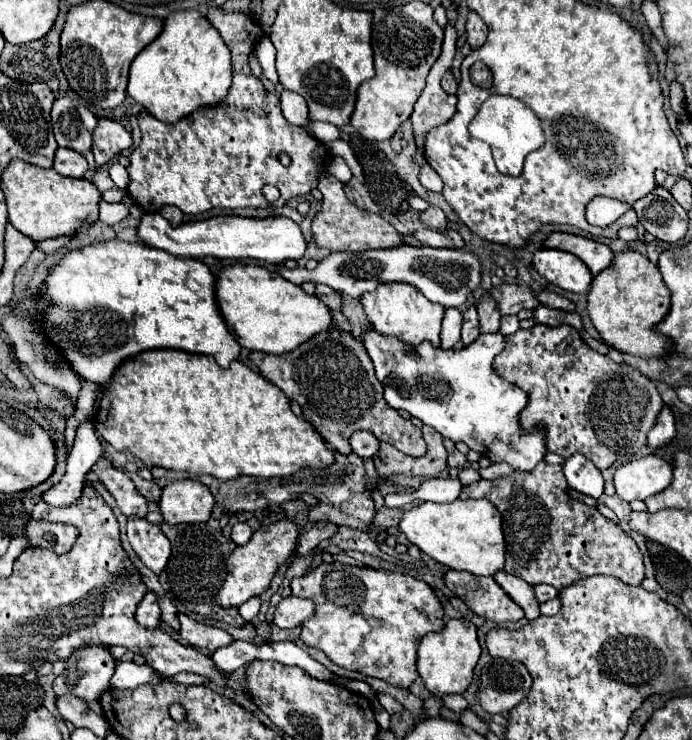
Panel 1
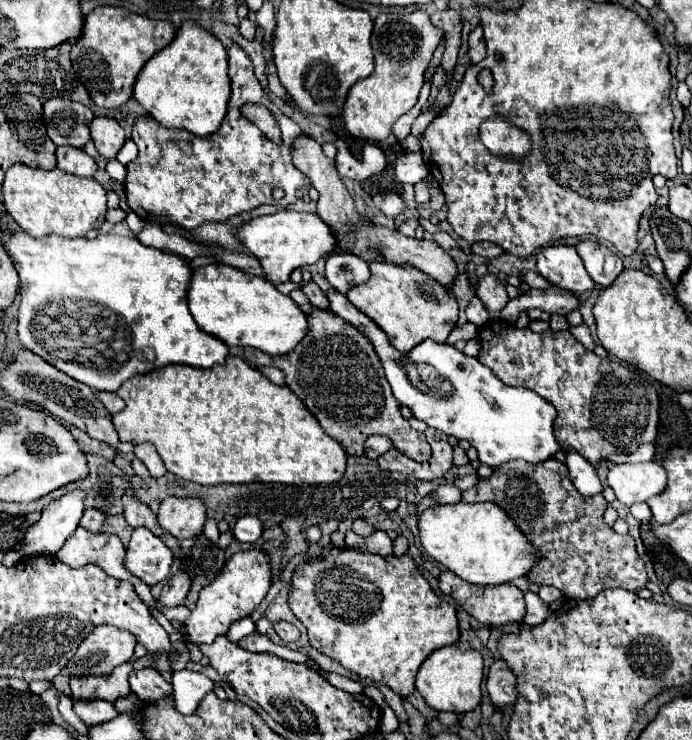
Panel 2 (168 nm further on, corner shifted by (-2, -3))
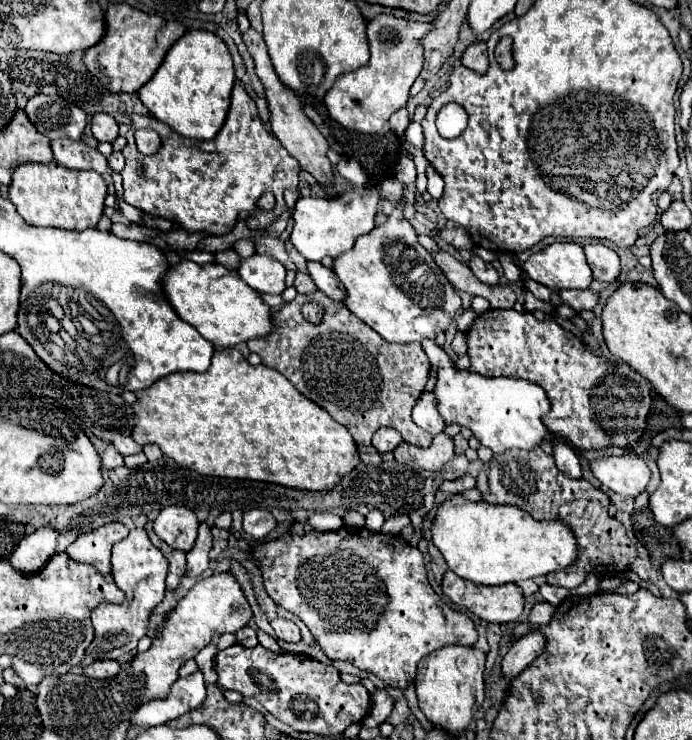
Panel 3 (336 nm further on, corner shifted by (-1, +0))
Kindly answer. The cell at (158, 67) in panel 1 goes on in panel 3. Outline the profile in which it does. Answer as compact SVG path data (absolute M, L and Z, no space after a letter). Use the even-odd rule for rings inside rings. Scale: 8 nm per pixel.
M190 30L170 48L156 76L138 90L138 96L150 114L174 132L194 140L210 140L226 120L234 80L232 58L222 38L206 30Z

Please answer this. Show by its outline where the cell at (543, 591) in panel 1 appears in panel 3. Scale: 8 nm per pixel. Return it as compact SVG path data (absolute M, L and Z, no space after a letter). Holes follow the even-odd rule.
M542 584L540 594L546 598L546 602L550 602L552 606L558 606L568 596L568 590L566 588L556 588L556 586L550 586L550 584Z

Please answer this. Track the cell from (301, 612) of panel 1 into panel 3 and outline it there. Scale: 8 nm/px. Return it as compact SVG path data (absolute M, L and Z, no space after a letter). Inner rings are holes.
M278 618L272 622L272 628L276 632L276 636L284 642L300 642L302 636L300 636L300 628L290 622L290 620L284 620L284 618Z

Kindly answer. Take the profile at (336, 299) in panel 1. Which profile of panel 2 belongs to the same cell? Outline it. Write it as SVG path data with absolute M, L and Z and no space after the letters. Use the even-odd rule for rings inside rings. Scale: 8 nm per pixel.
M307 283L307 285L303 285L301 289L303 289L303 293L309 297L309 301L311 301L315 307L319 307L319 309L327 309L327 307L329 307L329 299L327 299L327 295L317 287L317 283Z

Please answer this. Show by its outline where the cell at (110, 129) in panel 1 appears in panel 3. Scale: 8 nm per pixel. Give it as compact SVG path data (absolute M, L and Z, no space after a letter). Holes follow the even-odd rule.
M94 114L92 134L98 142L114 142L118 136L118 122L110 114Z

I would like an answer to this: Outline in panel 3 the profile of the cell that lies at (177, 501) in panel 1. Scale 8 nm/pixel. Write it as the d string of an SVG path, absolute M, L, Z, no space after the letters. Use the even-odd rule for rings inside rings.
M170 506L164 508L154 520L154 532L168 546L188 552L198 536L198 518L194 512L190 512L190 508Z

